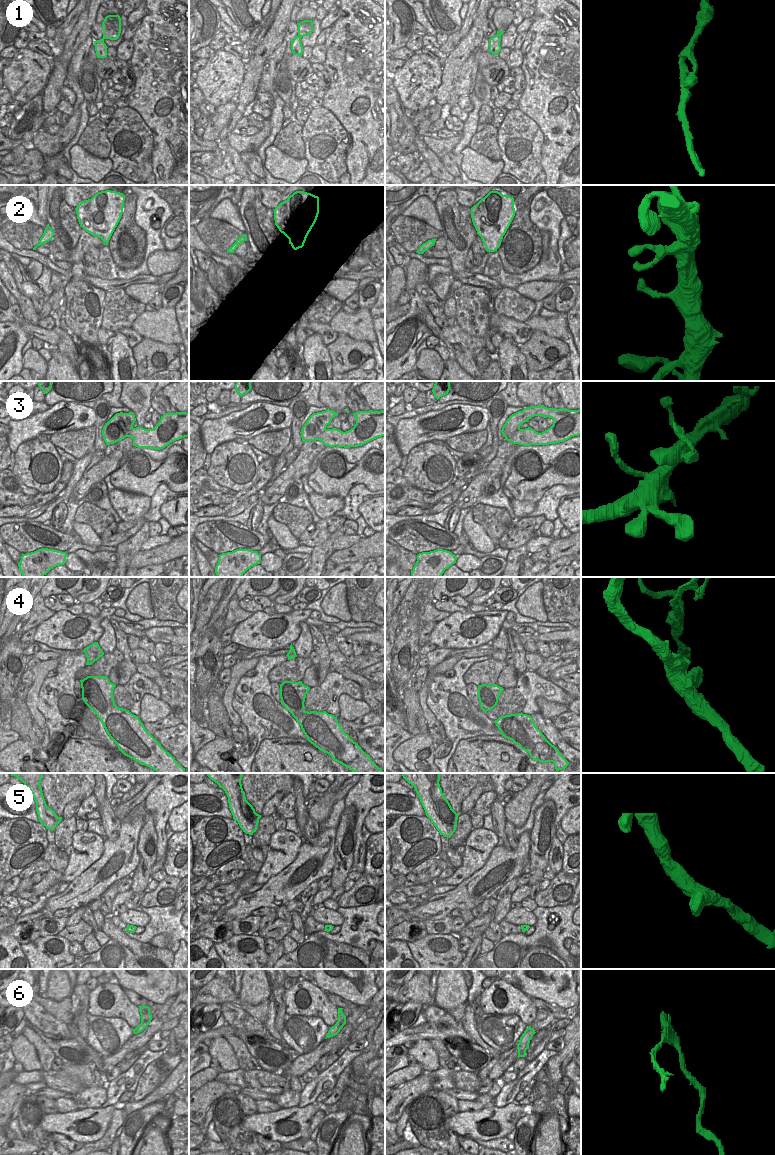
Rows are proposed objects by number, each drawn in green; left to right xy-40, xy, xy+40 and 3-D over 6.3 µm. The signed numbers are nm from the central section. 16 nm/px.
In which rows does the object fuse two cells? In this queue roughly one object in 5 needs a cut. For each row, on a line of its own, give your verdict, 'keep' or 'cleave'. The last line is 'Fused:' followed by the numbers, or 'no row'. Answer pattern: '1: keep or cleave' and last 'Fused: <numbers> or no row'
1: keep
2: keep
3: keep
4: keep
5: keep
6: cleave
Fused: 6

